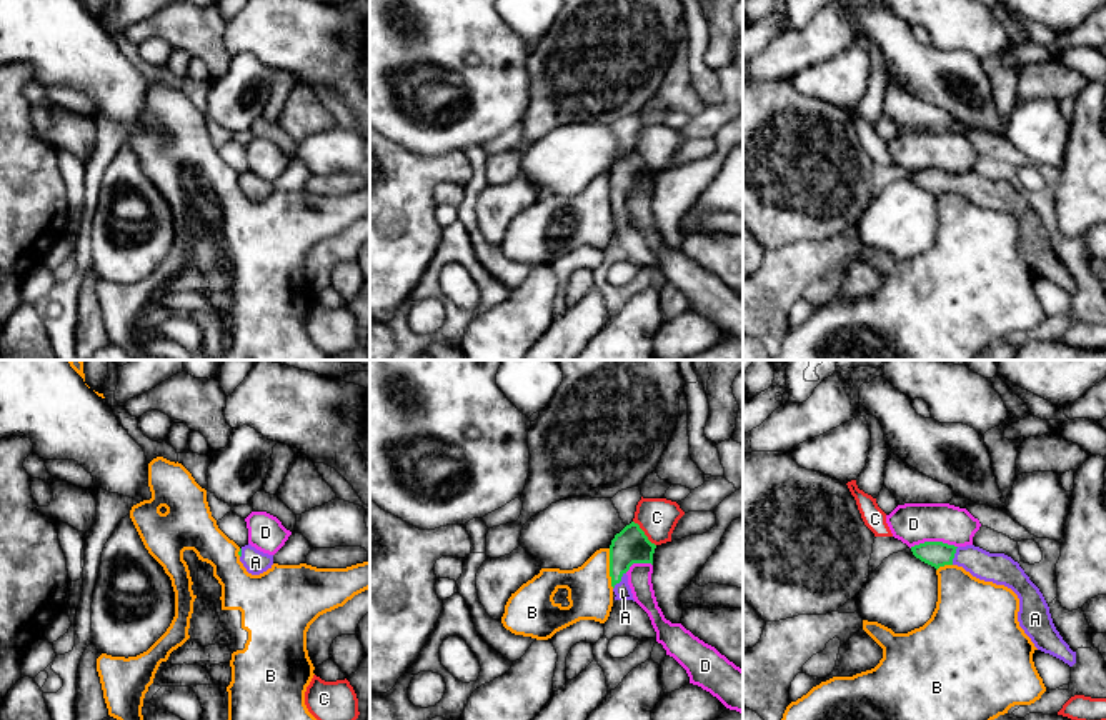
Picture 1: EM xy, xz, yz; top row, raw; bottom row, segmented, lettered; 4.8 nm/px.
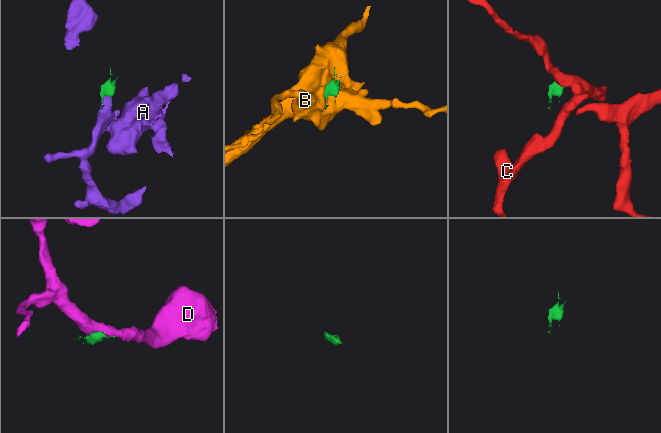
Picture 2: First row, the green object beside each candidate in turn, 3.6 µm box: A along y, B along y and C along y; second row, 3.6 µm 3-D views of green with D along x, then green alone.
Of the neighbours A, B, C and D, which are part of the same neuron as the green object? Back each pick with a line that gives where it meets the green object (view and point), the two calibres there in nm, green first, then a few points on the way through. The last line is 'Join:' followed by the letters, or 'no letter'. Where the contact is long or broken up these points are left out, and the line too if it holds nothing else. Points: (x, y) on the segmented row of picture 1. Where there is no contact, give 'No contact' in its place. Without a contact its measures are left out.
A: Touches green at xz (620, 580). Thickness 170 nm (green) against 80 nm. Path across: xz (630, 545), (620, 560), (620, 580), (622, 590)
Join: A

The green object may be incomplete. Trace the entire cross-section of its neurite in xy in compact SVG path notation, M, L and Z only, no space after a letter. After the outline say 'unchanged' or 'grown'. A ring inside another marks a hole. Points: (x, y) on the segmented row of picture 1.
M250 543L242 547L238 555L240 555L240 562L252 575L260 575L268 568L272 568L273 565L273 555L263 553L255 547L252 547Z | grown

